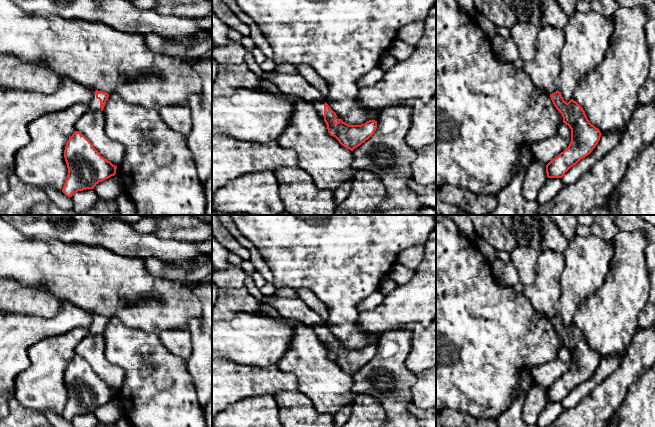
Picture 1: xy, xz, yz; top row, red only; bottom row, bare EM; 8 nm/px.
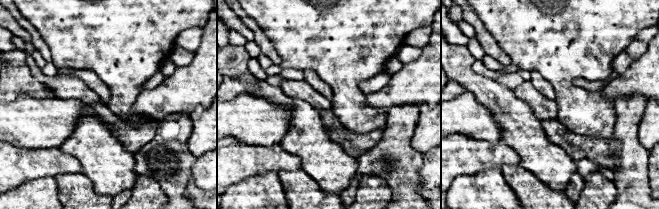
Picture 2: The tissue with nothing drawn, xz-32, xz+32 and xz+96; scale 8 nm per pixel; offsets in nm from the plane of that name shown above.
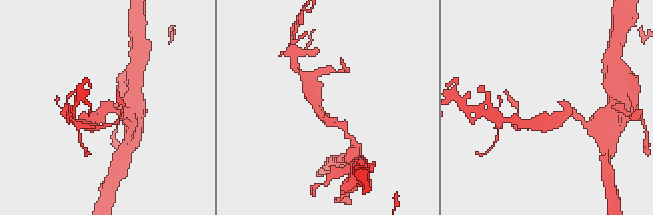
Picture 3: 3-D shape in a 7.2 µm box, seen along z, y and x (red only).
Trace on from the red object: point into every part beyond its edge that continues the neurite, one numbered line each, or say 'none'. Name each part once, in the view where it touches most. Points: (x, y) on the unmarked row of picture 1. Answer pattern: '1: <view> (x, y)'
1: xy (94, 328)

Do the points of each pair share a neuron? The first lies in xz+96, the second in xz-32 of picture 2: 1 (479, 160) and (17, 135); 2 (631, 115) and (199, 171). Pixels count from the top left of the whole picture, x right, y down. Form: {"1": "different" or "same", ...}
{"1": "different", "2": "different"}

